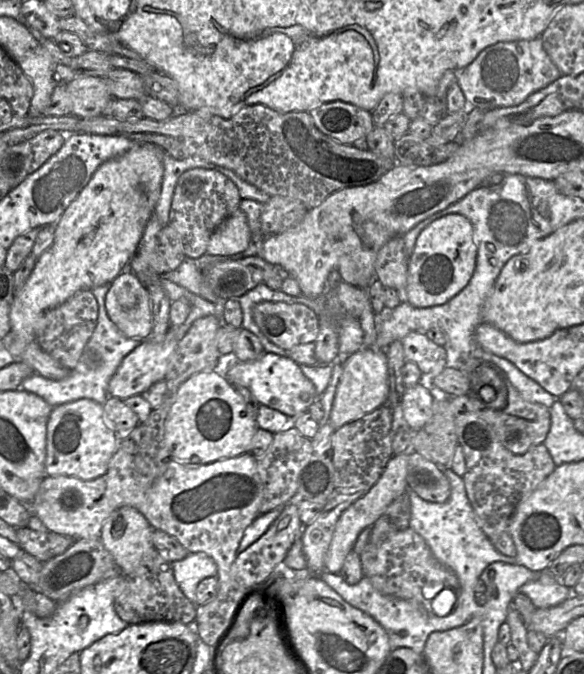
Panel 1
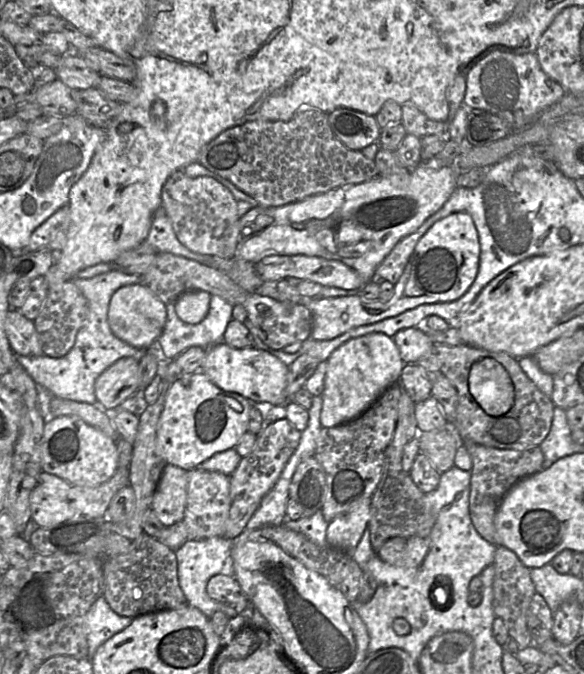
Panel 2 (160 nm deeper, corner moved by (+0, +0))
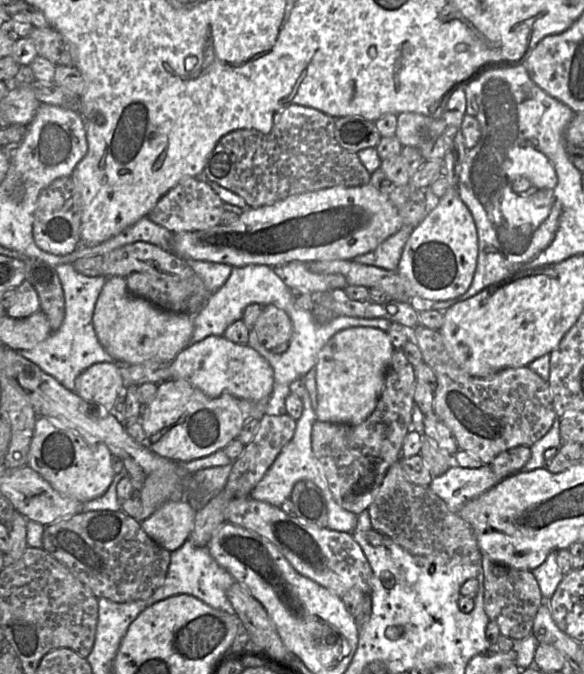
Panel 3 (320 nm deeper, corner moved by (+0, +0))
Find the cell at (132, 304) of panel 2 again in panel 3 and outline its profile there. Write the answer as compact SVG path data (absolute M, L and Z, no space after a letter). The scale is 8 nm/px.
M121 276L107 278L97 298L92 323L103 349L114 359L129 365L172 362L191 343L194 331L193 316L161 309L131 294Z

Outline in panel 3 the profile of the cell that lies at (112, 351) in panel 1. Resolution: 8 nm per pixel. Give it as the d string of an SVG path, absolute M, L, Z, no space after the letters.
M66 263L56 266L55 271L60 280L65 299L65 317L62 325L35 347L15 351L36 364L43 372L52 376L64 388L74 392L77 376L93 364L100 362L113 363L118 368L131 365L110 356L99 343L94 331L92 323L94 308L107 278L104 276L85 276L78 273L72 264Z

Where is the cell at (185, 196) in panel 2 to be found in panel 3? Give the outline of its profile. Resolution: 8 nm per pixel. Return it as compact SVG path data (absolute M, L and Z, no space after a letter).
M188 177L166 193L147 217L173 233L203 231L219 225L225 211L223 204L223 200L209 185L195 177Z

